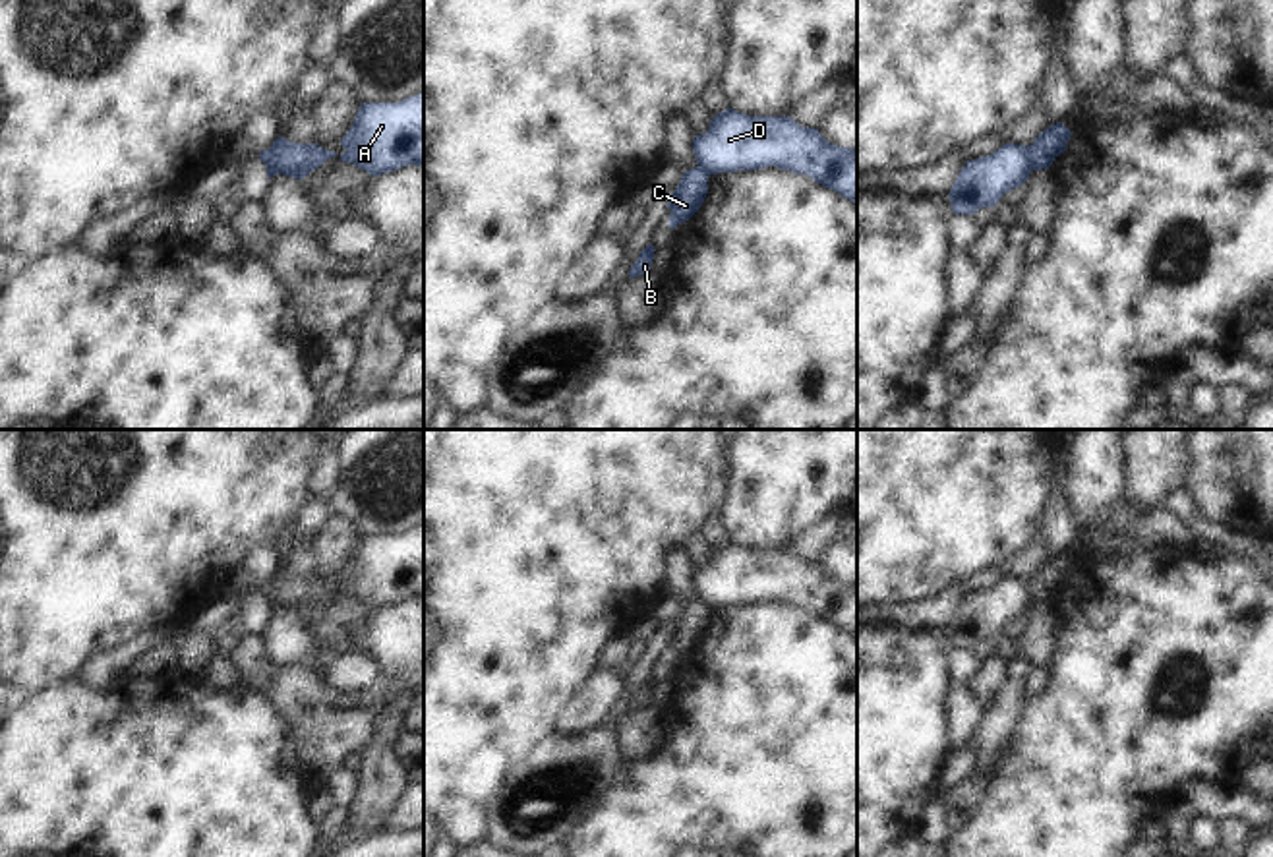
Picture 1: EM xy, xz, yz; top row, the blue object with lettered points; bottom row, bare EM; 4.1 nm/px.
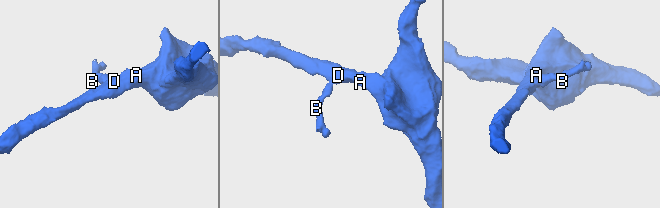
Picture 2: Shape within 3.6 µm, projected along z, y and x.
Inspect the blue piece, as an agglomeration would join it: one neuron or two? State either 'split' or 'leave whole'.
split

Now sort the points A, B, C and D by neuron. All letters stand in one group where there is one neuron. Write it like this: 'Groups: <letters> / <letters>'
Groups: A D / B C.

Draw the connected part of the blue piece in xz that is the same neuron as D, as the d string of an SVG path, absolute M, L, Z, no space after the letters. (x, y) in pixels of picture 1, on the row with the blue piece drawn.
M733 108L695 135L696 164L708 174L778 166L807 174L857 205L857 147L838 147L789 116L749 116Z

